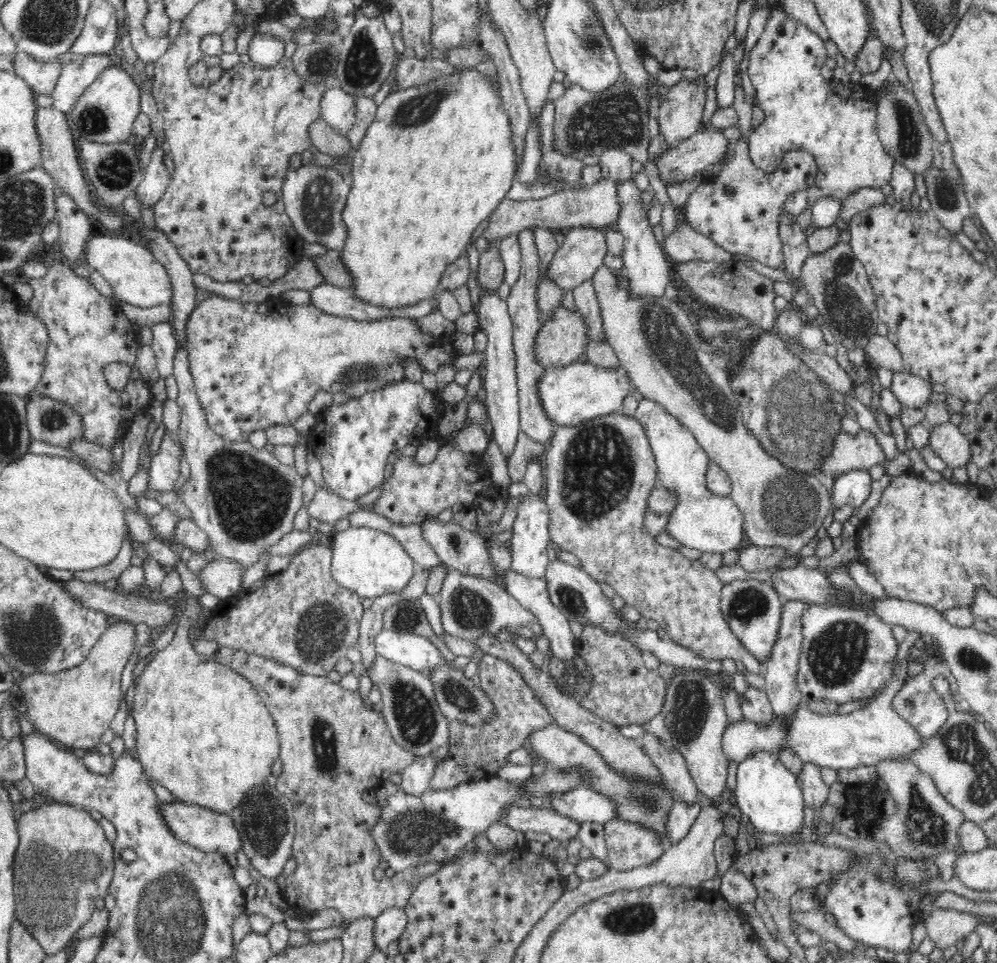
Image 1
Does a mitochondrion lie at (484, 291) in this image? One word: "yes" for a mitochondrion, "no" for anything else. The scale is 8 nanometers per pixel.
no

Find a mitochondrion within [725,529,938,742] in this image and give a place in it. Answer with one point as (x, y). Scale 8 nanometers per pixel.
(836, 655)

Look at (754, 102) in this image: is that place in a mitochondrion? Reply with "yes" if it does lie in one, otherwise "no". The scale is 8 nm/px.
no

